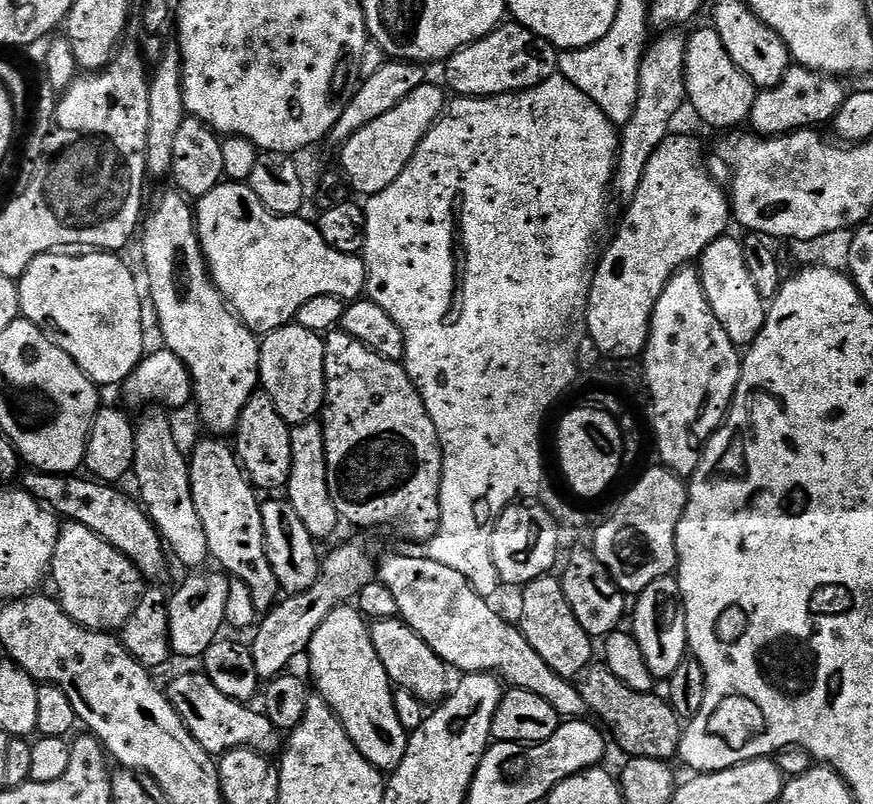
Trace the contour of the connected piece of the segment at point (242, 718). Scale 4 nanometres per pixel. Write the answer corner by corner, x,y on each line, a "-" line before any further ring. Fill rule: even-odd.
203,671
184,672
181,676
174,677
168,688
166,684
166,695
178,718
182,718
186,730
194,734
194,742
198,742
198,746
202,746
202,750
209,752
213,758
219,758
235,748
254,748
265,754
281,751
282,733
274,726
274,722
270,722
270,718
266,718
263,711
256,709
255,712
251,703
243,704
234,698
226,698
226,694
222,694
222,690
218,690
218,686
214,686
214,682
210,682
210,678
205,676

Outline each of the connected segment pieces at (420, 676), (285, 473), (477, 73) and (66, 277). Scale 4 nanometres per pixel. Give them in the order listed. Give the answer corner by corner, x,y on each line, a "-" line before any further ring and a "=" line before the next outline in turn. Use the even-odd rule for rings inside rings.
399,618
395,620
373,620
370,624
370,638
374,642
374,650
382,666
386,670
389,680
397,689
408,691
421,702
439,702
448,695
450,691
450,680
448,675
450,669
444,661
422,642
417,634
406,621
=
263,390
256,391
250,398
250,402
246,402
246,408
242,410
236,423
234,451
244,470
244,475
252,481
257,489
283,489
287,485
292,465
290,458
291,433
292,428
282,418
282,414
278,414
278,410
274,410
274,402
270,402
270,398
=
504,22
482,39
475,40
473,44
467,44
465,48
459,48
453,56
448,57
443,68
444,76
448,79
447,87
449,89
452,87
457,97
504,96
508,92
525,92
527,88
538,86
542,81
557,75
558,50
530,29
515,22
=
88,250
83,254
49,254
39,256
37,260
30,262
30,266
18,280
20,285
20,311
23,319
29,320
34,326
41,328
58,347
66,354
70,354
70,358
92,379
92,383
97,386
103,386
103,384
123,385
124,379
140,365
140,361
146,355
146,347
144,348
144,304
140,301
142,288
141,285
140,288
136,285
135,274
119,260
120,258
119,255
99,250

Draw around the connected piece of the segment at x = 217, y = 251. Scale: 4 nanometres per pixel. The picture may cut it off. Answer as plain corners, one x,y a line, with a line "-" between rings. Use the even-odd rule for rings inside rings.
222,182
214,190
210,190
210,194
199,197
194,204
194,215
196,217
196,233
200,239
202,246
202,254
204,261
208,263
208,274
212,278
212,284
220,291
225,304
235,312
239,318
251,332
257,334
267,334
284,328
287,324
293,323
298,314
298,310
302,310
305,302
310,302
310,298
322,298
322,294
330,294
334,298
345,302
351,302
361,299
366,292
366,266
363,259
359,255
351,256
350,254
342,254
342,250
334,250
334,246
330,246
326,242
326,238
322,238
319,227
315,223
312,224
308,220
303,220
303,215
297,214
292,216
277,216
270,209
266,209
259,200
257,194
247,183
244,182

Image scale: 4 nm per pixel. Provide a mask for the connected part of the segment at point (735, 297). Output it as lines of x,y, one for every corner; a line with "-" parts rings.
728,234
719,236
706,246
698,261
698,271
706,302
710,302
710,310
714,310
714,318
722,322
722,330
730,334
730,342
747,346
756,341
762,330
766,301
758,294
754,282
750,282
750,274
742,259
740,240
731,240
730,237

